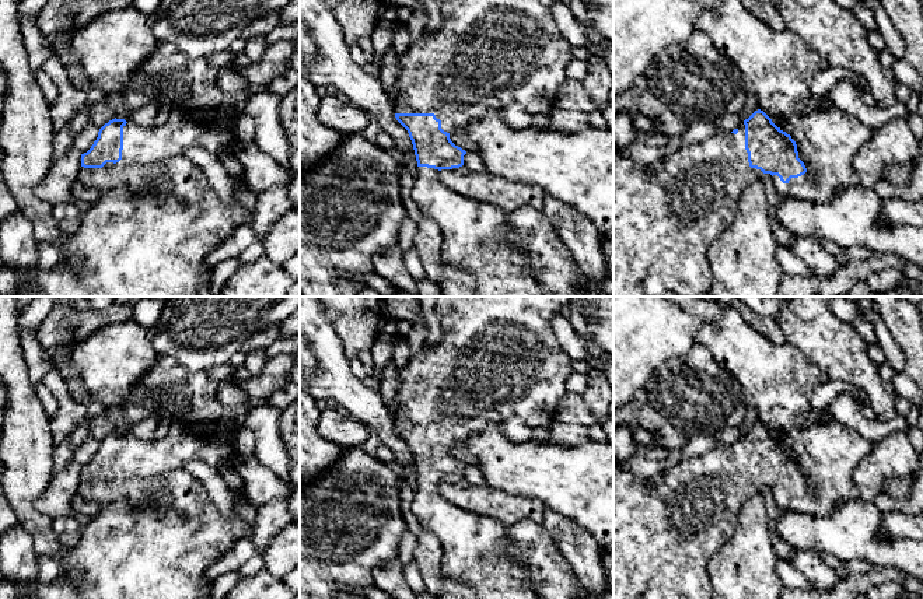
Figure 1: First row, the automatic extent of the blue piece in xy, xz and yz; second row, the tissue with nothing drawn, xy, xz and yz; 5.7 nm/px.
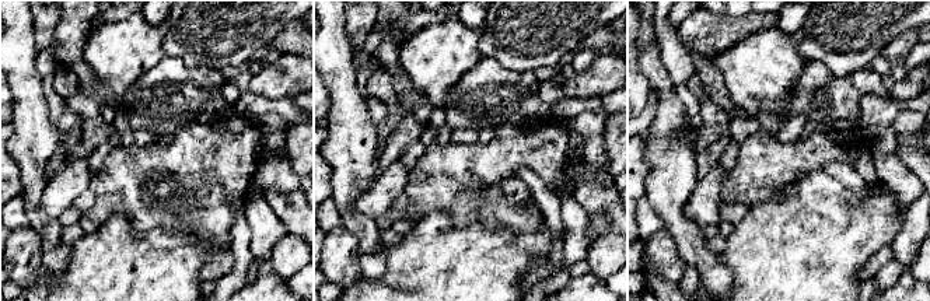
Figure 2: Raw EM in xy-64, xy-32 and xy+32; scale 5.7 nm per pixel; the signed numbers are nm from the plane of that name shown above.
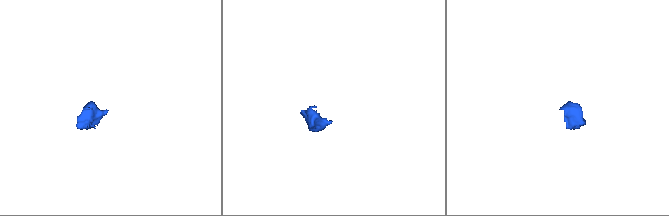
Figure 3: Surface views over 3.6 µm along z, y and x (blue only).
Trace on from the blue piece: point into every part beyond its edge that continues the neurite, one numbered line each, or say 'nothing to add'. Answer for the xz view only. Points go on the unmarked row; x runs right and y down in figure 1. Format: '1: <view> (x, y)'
1: xz (497, 358)
2: xz (478, 552)

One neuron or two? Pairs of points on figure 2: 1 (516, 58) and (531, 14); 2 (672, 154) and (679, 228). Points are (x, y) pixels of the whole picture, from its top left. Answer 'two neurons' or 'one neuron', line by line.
1: one neuron
2: one neuron

